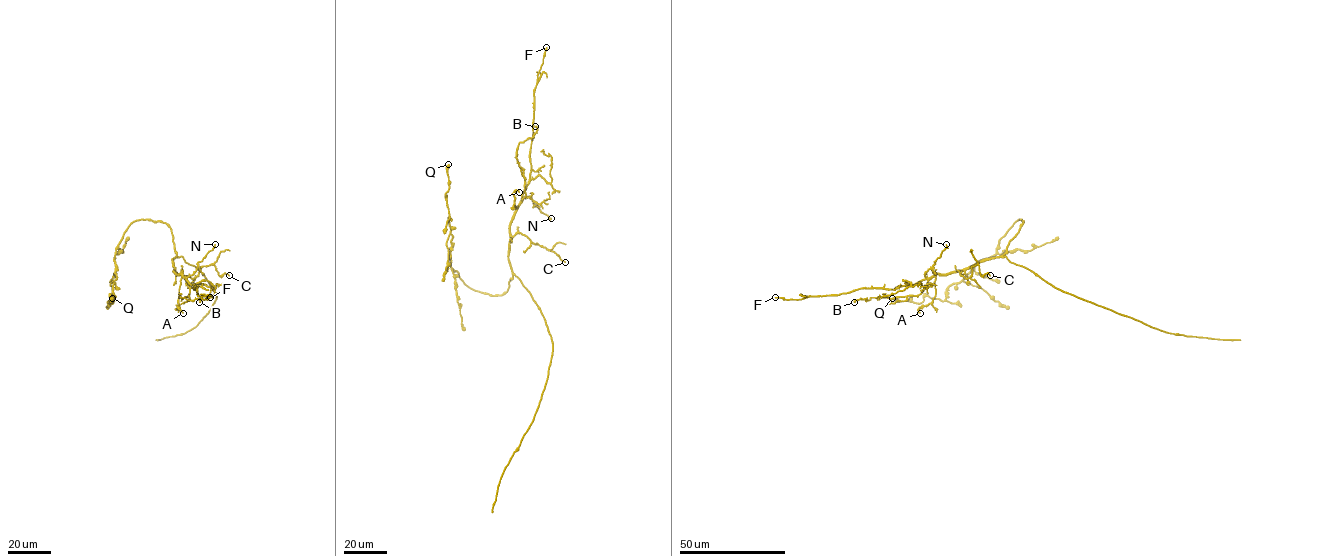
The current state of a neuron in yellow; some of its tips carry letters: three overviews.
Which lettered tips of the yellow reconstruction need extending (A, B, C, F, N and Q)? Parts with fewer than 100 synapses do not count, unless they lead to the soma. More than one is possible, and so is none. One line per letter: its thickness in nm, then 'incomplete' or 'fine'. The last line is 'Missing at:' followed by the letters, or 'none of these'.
A: 150 nm | fine
B: 380 nm | fine
C: 100 nm | fine
F: 220 nm | fine
N: 160 nm | fine
Q: 600 nm | fine
Missing at: none of these

